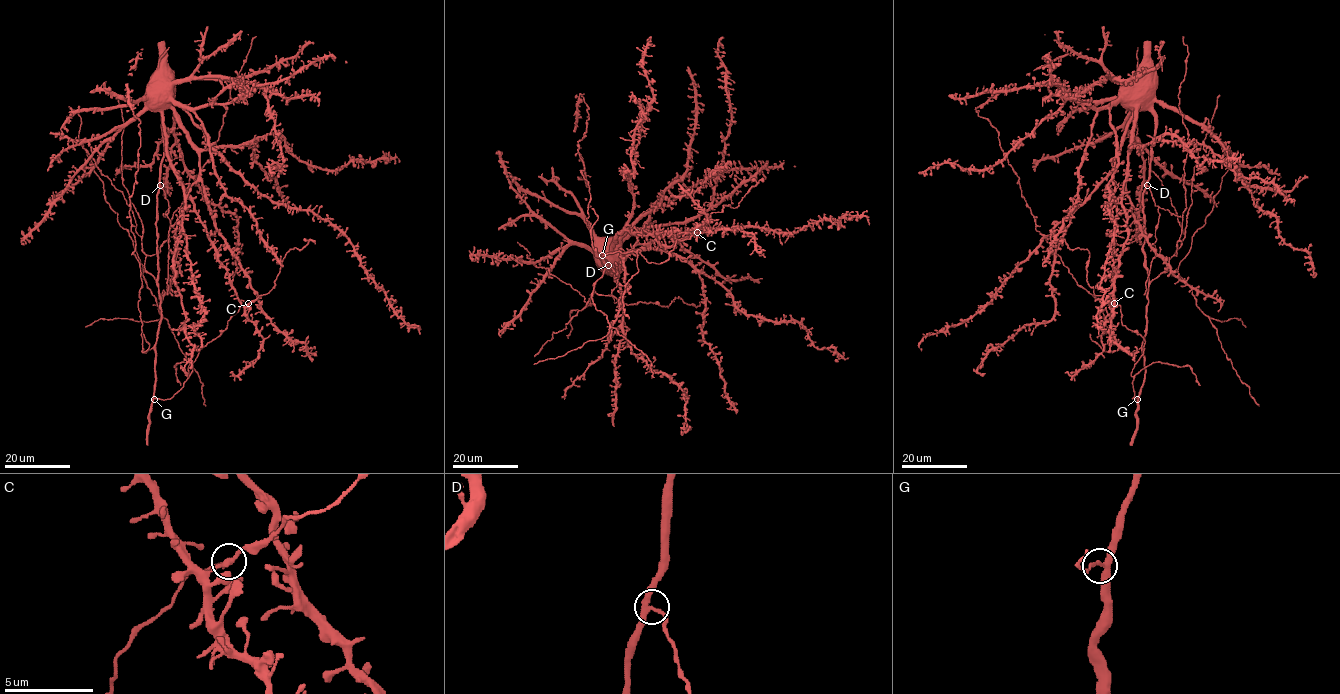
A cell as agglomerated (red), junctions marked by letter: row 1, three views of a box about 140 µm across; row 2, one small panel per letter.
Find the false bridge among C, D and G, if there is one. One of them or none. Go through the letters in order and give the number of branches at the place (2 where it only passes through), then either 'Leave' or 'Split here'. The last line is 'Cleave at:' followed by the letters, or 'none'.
C: Branches: 3. Leave
D: Branches: 3. Split here
G: Branches: 3. Leave
Cleave at: D

